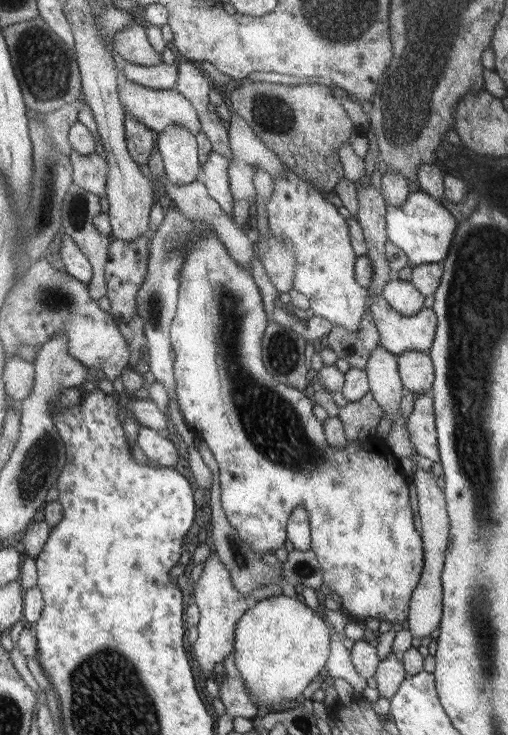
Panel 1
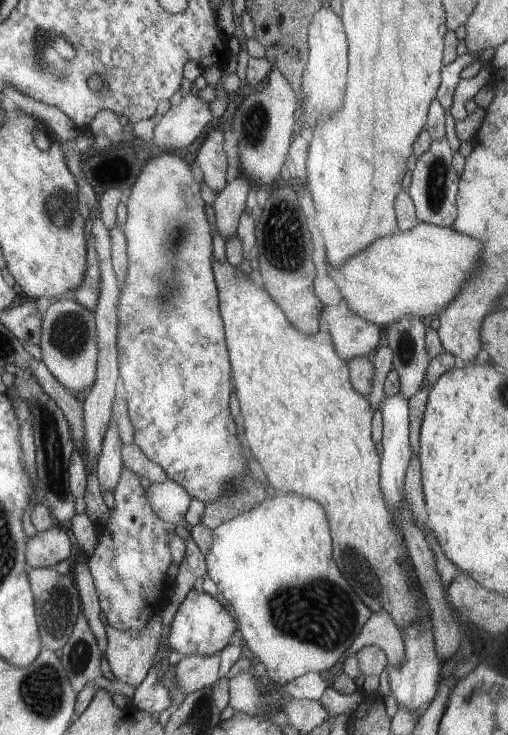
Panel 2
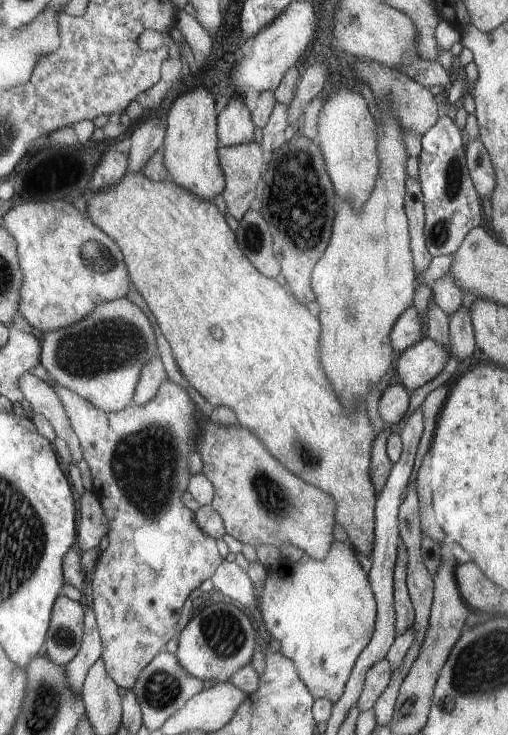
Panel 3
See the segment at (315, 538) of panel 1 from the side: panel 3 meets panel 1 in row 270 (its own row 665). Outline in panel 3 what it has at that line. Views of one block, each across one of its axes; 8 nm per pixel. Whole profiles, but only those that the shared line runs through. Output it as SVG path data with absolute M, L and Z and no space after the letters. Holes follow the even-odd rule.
M211 604L197 612L176 636L177 648L174 654L179 664L199 680L214 680L227 683L230 676L251 660L255 651L256 632L249 618L232 604Z

